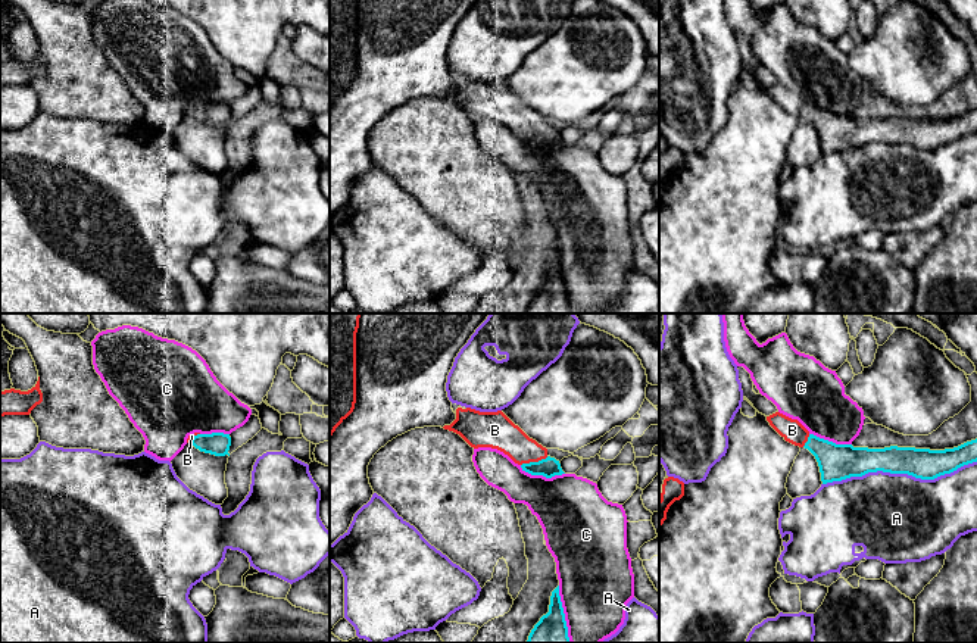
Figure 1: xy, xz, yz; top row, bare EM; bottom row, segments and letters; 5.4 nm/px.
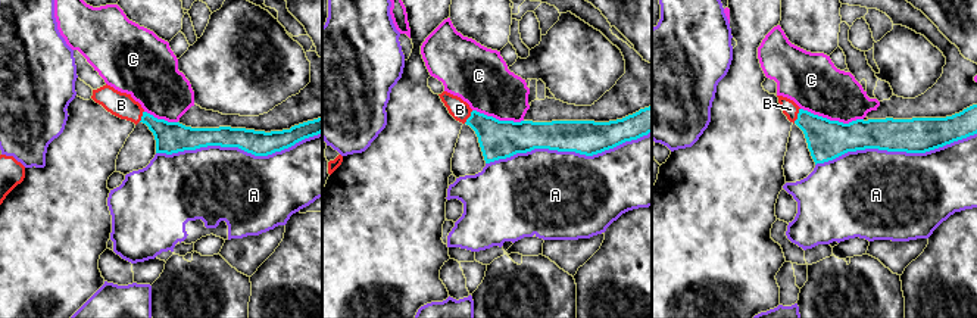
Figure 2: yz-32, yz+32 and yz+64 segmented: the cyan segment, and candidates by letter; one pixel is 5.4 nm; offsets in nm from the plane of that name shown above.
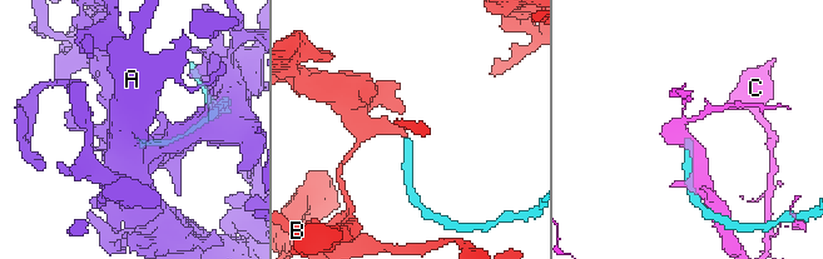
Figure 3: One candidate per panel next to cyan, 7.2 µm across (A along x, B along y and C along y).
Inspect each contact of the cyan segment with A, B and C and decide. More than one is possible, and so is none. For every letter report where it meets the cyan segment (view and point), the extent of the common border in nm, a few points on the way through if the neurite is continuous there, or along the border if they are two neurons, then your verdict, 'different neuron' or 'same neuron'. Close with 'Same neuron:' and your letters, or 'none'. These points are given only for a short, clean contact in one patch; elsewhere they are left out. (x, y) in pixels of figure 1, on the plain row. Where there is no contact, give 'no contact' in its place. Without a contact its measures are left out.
A: contact yz (899, 143); length 850 nm; different neuron
B: contact xz (534, 133); length 160 nm; way xz (549, 137), (534, 133), (501, 103); same neuron
C: contact xz (564, 284); length 320 nm; different neuron
Same neuron: B

